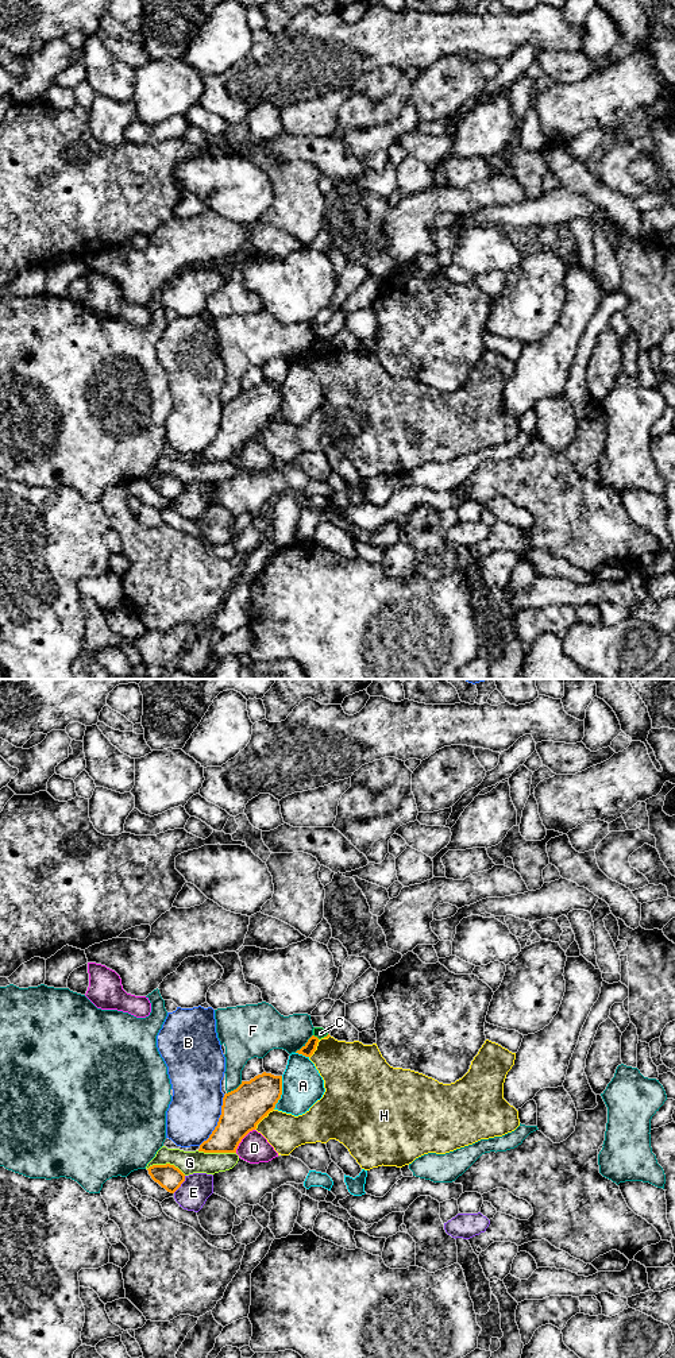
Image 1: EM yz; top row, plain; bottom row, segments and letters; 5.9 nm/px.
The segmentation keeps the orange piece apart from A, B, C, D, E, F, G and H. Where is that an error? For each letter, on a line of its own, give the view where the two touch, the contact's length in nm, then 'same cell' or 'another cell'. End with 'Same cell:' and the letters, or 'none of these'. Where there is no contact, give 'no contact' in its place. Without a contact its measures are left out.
A: yz | 200 nm | another cell
B: yz | 340 nm | another cell
C: yz | 50 nm | another cell
D: yz | 180 nm | another cell
E: yz | 130 nm | another cell
F: yz | 160 nm | another cell
G: yz | 240 nm | another cell
H: yz | 170 nm | another cell
Same cell: none of these

